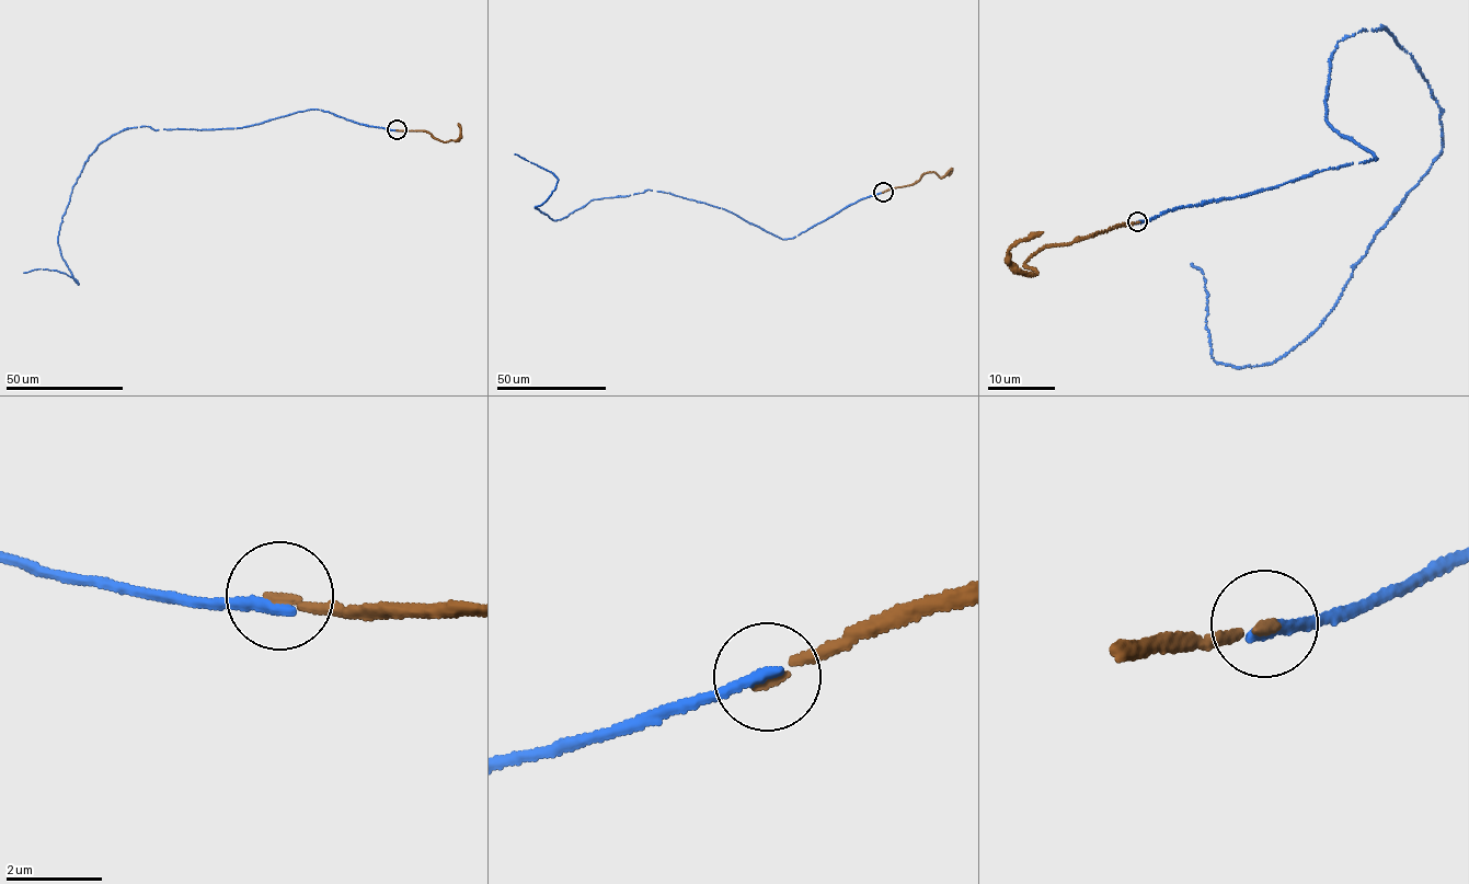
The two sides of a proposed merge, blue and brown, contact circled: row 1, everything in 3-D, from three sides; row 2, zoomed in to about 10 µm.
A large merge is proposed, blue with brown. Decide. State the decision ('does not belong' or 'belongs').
does not belong

